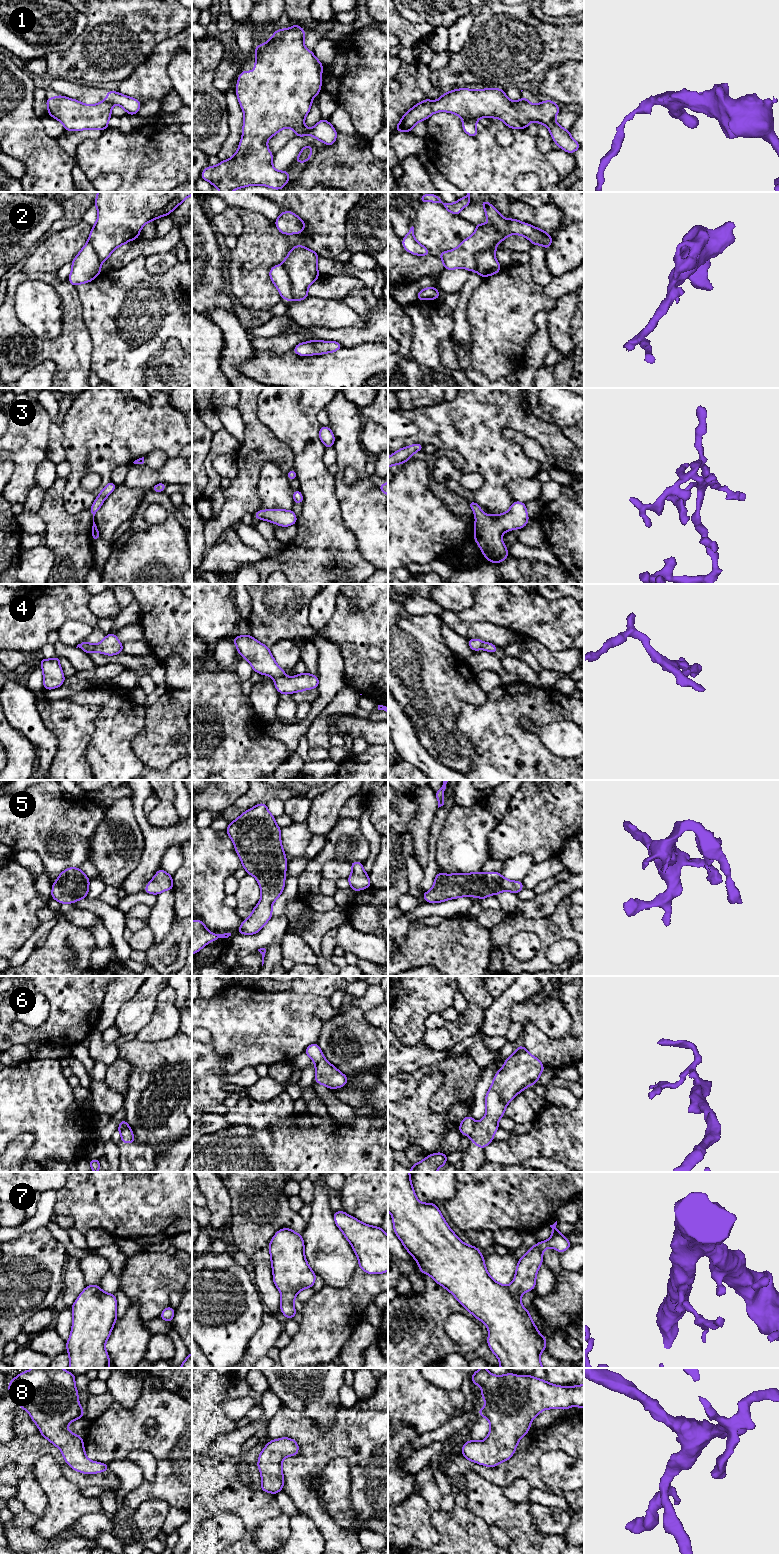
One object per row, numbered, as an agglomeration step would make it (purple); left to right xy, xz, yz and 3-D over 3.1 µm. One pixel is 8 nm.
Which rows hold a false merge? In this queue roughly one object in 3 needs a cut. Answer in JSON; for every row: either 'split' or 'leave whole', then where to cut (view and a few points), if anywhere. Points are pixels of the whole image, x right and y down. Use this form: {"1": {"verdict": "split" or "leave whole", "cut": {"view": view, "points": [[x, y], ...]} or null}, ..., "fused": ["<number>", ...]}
{"1": {"verdict": "split", "cut": {"view": "xy", "points": [[105, 100], [112, 105]]}}, "2": {"verdict": "split", "cut": {"view": "yz", "points": [[494, 248], [476, 254], [473, 270]]}}, "3": {"verdict": "leave whole", "cut": null}, "4": {"verdict": "split", "cut": {"view": "xz", "points": [[284, 675], [274, 679]]}}, "5": {"verdict": "leave whole", "cut": null}, "6": {"verdict": "split", "cut": {"view": "yz", "points": [[475, 1122], [473, 1130], [468, 1135]]}}, "7": {"verdict": "leave whole", "cut": null}, "8": {"verdict": "leave whole", "cut": null}, "fused": ["1", "2", "4", "6"]}

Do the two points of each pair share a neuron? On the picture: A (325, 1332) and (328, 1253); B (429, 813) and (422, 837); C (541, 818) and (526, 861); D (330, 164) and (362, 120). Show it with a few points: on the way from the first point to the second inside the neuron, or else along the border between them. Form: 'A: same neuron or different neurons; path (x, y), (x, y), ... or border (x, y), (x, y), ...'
A: different neurons; border (350, 1279), (346, 1285), (341, 1287), (326, 1285)
B: same neuron; path (423, 819), (422, 831)
C: different neurons; border (507, 860), (519, 854), (528, 854), (535, 863)
D: different neurons; border (356, 132), (369, 140)

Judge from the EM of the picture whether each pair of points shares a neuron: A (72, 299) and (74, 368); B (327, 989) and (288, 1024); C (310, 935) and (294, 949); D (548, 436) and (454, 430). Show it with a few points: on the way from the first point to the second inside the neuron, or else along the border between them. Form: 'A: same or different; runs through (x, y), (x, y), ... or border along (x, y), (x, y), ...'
A: same; runs through (73, 316), (74, 351)
B: different; border along (297, 993), (323, 995), (328, 998)
C: different; border along (298, 934), (315, 953), (317, 960)
D: same; runs through (525, 425), (518, 422), (477, 422)

